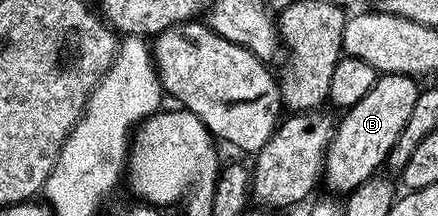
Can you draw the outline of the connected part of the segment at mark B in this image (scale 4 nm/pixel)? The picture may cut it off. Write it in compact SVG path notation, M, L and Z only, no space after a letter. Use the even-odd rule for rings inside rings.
M380 75L373 90L361 98L351 108L342 113L343 121L338 121L335 137L327 148L327 158L323 162L322 179L325 188L331 192L346 194L352 192L361 182L376 175L384 167L384 160L389 154L402 128L409 120L413 106L421 88L410 76Z

